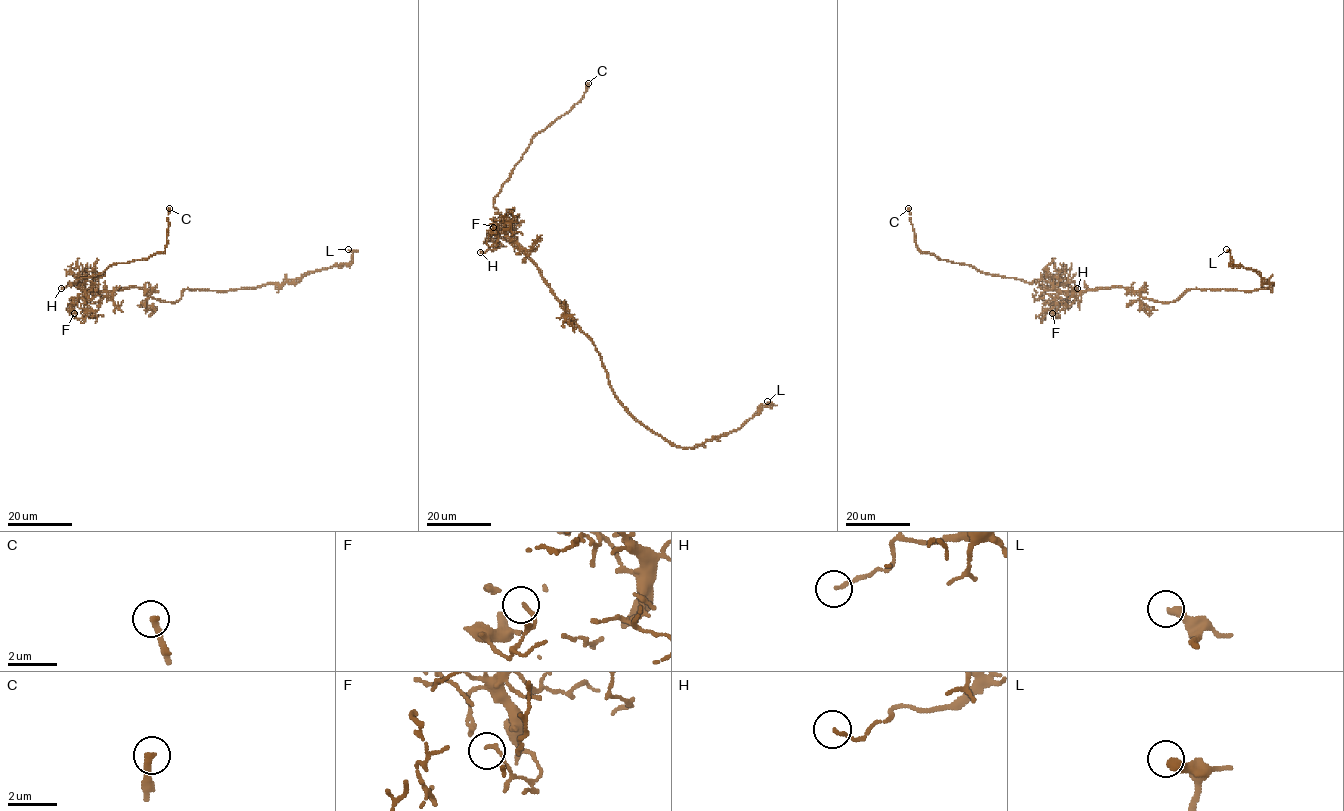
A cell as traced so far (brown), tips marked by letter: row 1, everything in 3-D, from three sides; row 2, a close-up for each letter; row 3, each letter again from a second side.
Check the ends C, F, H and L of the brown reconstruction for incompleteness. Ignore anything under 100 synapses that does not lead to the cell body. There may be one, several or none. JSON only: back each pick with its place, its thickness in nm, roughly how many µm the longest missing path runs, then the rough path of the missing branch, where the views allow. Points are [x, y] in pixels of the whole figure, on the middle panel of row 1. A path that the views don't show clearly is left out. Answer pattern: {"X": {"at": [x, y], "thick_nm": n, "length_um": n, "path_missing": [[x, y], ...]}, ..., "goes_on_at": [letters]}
{"C": {"at": [588, 83], "thick_nm": 280, "length_um": 6}, "goes_on_at": ["C"]}

